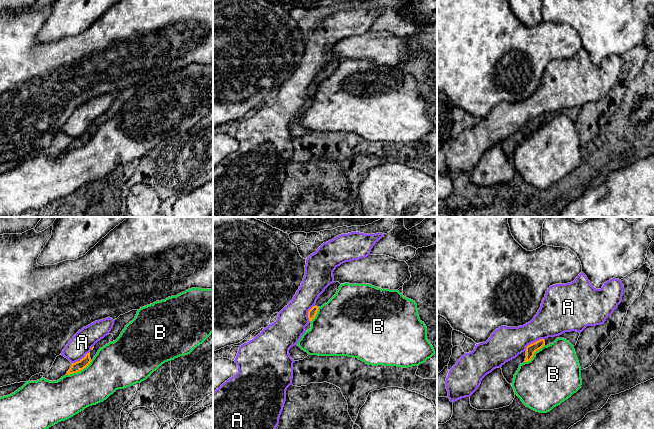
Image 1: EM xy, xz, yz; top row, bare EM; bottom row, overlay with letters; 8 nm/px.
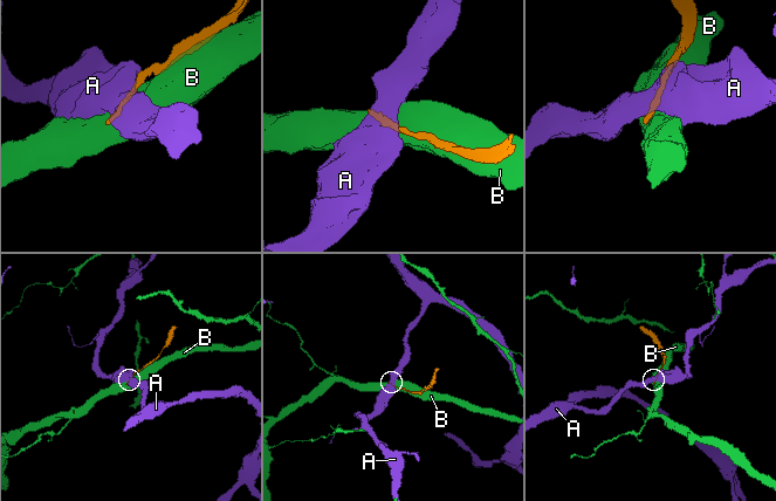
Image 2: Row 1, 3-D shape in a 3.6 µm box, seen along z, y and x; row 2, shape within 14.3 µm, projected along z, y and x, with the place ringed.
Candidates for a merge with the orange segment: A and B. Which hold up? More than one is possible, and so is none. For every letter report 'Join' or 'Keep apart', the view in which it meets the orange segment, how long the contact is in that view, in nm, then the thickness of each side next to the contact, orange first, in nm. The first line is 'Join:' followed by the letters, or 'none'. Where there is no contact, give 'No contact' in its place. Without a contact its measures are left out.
Join: none
A: Keep apart. Touches orange in yz. Shared border 180 nm. Thickness 80 nm (orange) against 280 nm
B: Keep apart. Touches orange in xy. Shared border 240 nm. Thickness 80 nm (orange) against 340 nm

